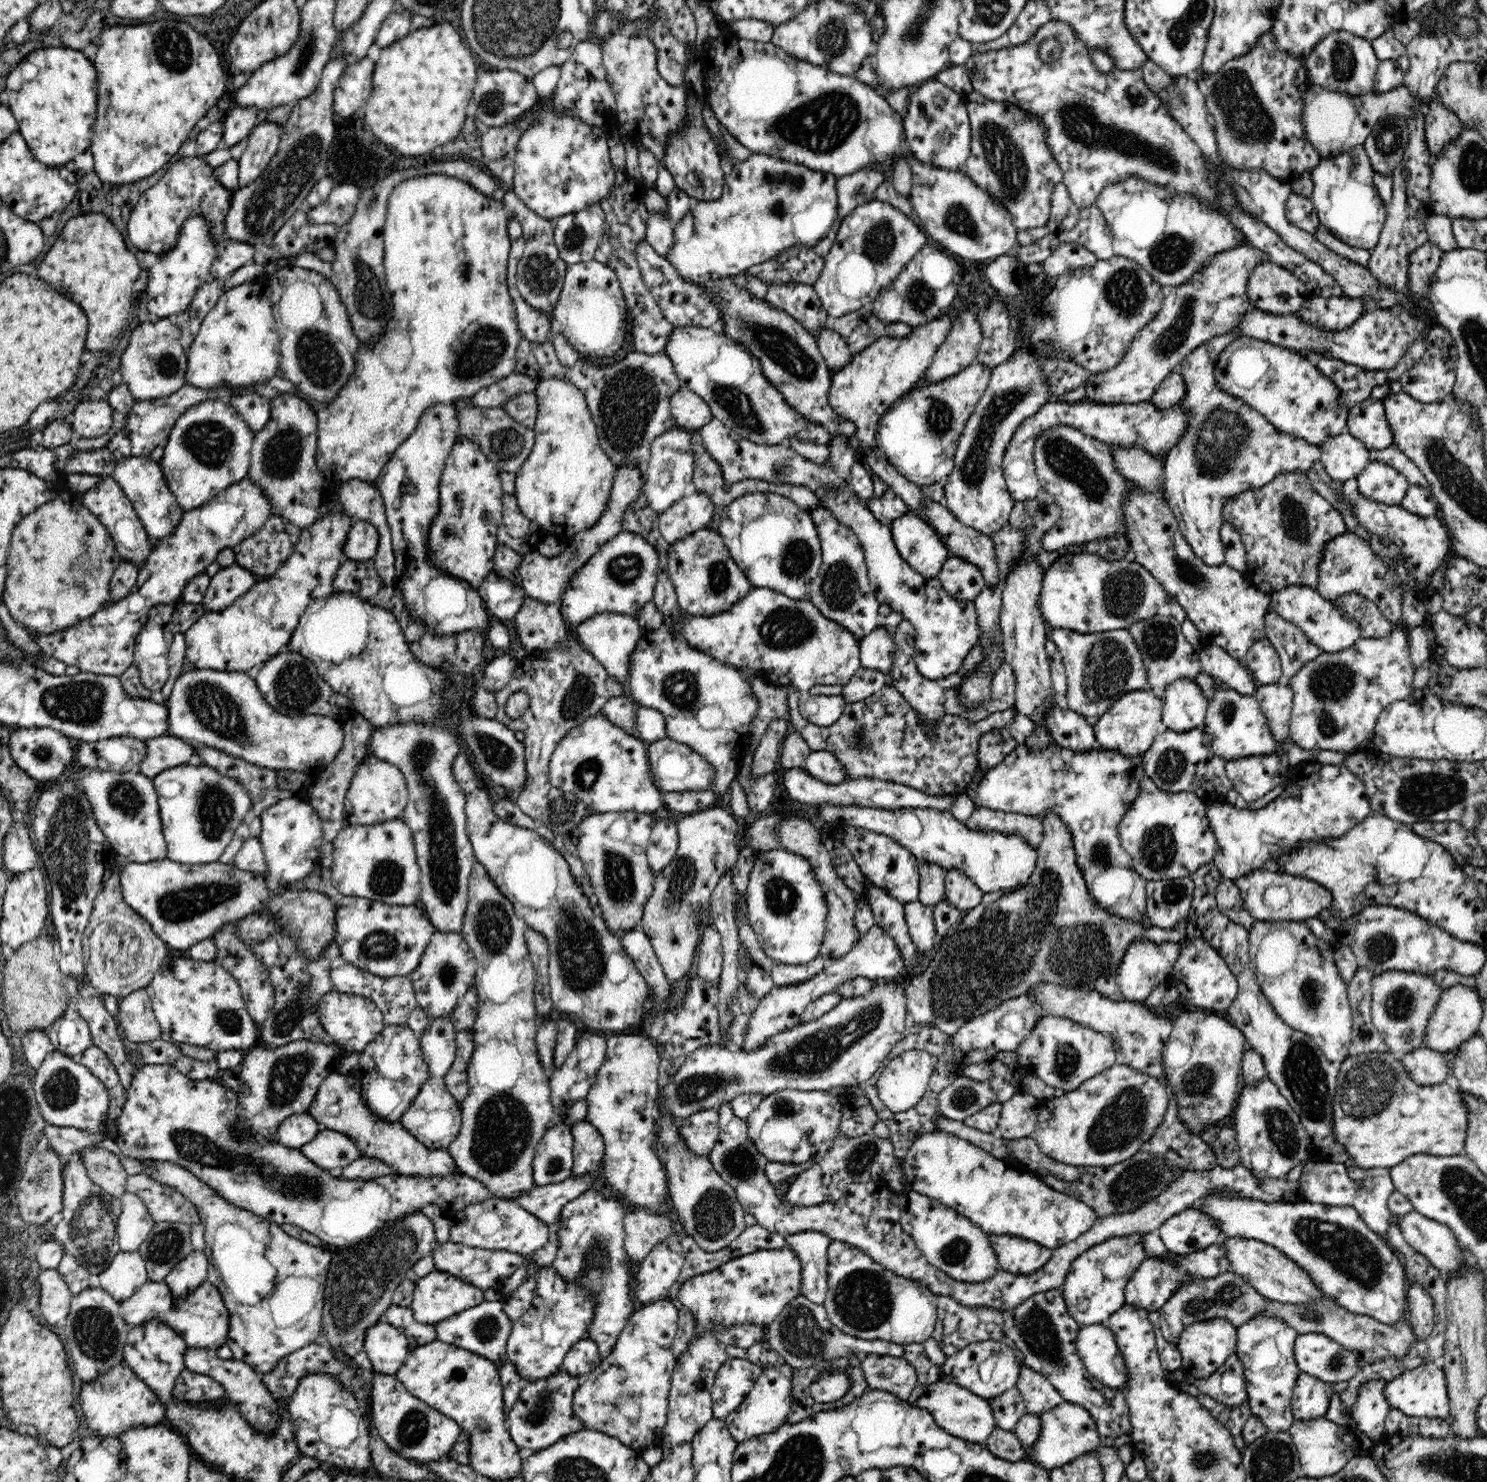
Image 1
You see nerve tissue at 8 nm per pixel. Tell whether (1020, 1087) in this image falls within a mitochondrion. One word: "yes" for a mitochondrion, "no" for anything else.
no

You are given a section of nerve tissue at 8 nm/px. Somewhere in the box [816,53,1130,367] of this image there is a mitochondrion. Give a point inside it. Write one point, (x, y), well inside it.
(1000, 149)

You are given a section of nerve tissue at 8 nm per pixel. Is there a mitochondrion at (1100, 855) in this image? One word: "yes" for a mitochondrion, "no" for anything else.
yes

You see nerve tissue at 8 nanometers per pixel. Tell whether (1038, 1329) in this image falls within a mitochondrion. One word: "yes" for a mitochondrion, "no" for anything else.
yes

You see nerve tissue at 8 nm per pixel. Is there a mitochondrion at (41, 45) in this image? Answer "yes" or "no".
no

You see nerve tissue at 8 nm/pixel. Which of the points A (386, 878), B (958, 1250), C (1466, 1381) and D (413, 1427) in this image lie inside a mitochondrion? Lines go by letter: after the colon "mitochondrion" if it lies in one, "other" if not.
A: mitochondrion
B: mitochondrion
C: other
D: mitochondrion

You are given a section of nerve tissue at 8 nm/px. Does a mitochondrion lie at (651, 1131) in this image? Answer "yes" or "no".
no

